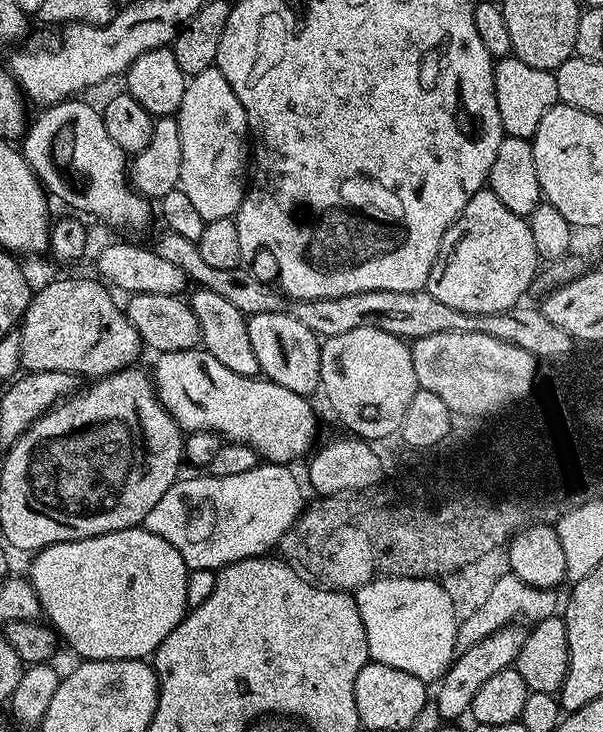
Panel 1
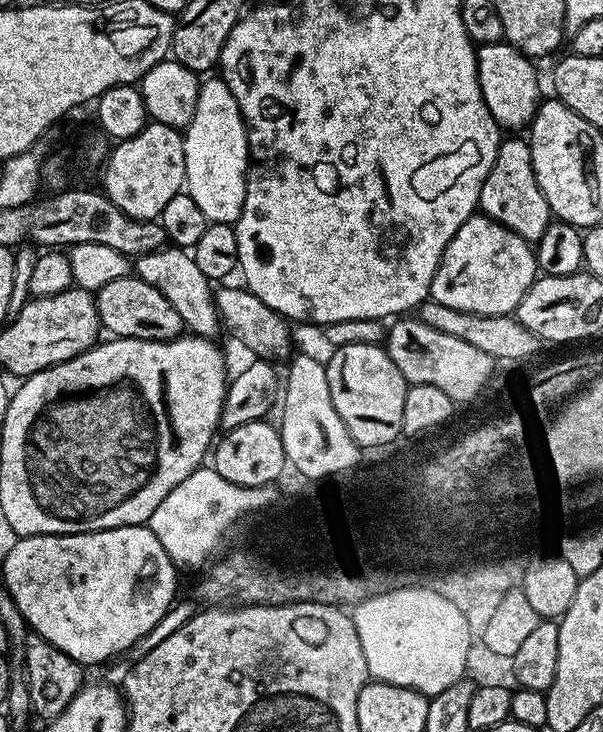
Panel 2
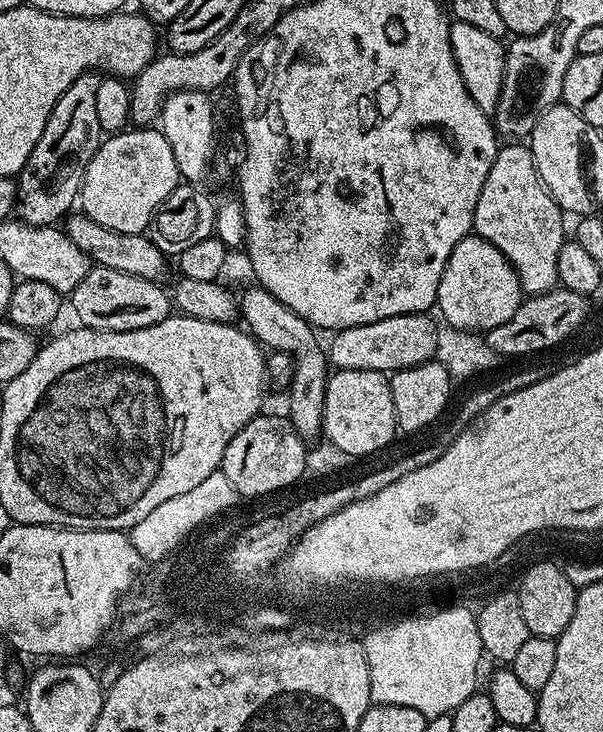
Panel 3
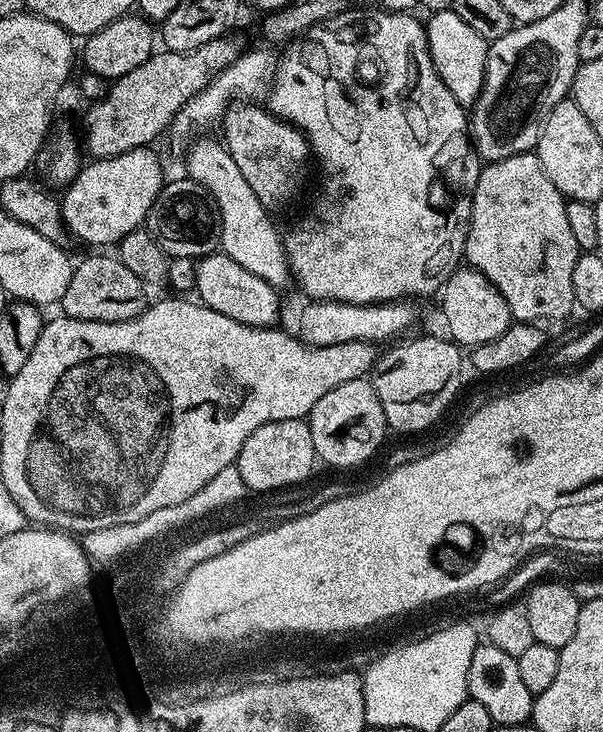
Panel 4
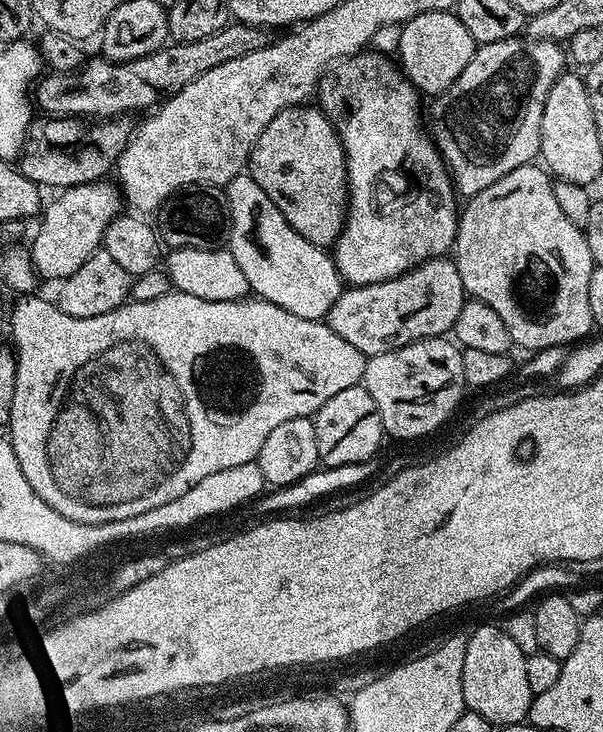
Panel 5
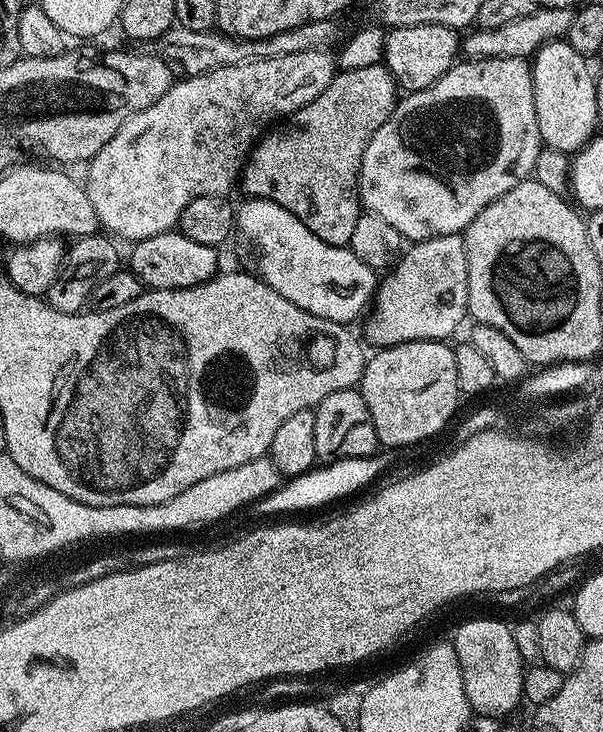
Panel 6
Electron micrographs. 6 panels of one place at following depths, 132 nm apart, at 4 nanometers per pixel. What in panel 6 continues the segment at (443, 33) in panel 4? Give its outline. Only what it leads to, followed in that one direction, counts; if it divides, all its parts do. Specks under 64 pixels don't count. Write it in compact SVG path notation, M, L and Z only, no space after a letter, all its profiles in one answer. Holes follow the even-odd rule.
M419 24L409 28L393 28L387 33L382 63L390 70L397 85L405 93L410 93L438 82L438 78L442 78L442 74L446 74L446 70L457 63L461 52L462 40L457 29L441 24Z

